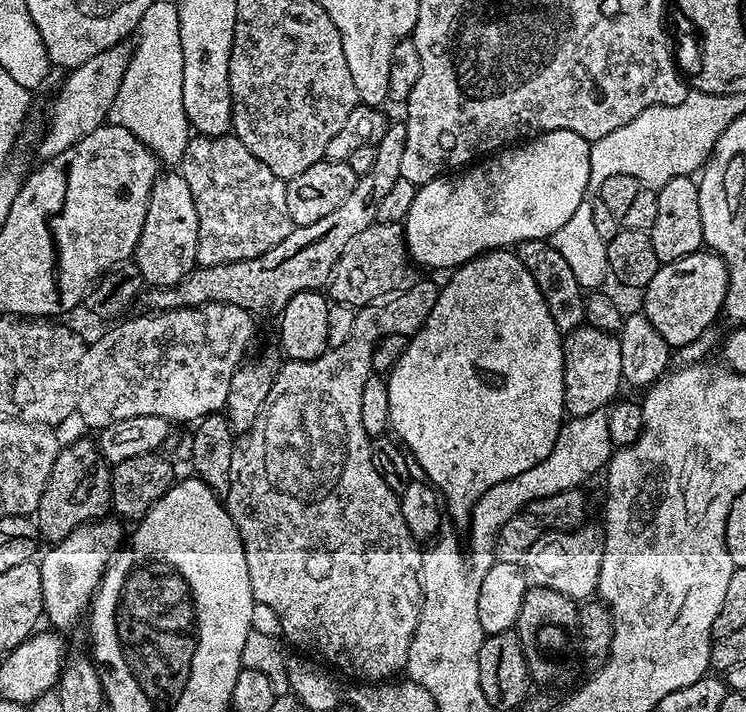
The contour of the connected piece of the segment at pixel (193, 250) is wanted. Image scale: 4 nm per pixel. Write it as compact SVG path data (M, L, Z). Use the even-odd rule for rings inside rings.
M161 171L156 177L148 199L146 222L142 222L142 234L134 253L134 263L142 274L145 285L169 288L197 267L198 210L190 194L190 186L179 171Z

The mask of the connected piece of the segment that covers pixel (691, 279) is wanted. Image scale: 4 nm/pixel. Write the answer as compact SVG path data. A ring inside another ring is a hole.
M701 250L686 258L678 258L669 264L660 265L658 274L654 274L654 278L650 278L648 285L642 289L642 296L644 296L642 311L650 326L654 326L654 330L658 330L662 338L666 338L669 349L679 350L682 346L694 342L694 338L698 338L703 332L709 331L716 319L721 319L727 289L726 262L711 250Z

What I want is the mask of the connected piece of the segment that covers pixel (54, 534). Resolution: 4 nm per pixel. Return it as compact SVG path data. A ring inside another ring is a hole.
M95 439L65 443L57 454L53 472L34 513L39 535L43 539L45 536L48 542L55 542L78 530L78 526L107 517L112 502L111 481L112 469L100 453L100 445Z

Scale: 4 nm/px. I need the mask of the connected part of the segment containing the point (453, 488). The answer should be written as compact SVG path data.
M497 250L483 252L470 262L455 269L451 273L448 285L441 287L436 294L434 310L430 310L430 318L408 341L405 352L398 358L386 379L390 390L390 428L398 437L399 443L410 453L415 467L420 468L429 484L440 493L446 516L457 524L460 530L467 529L474 506L490 486L498 486L498 482L506 482L506 478L514 478L514 474L522 474L522 470L530 470L530 466L538 466L550 450L554 450L554 442L560 433L560 425L565 423L564 411L564 342L562 334L554 326L554 318L550 318L550 310L546 310L546 302L542 298L542 290L530 278L530 270L522 266L515 251Z

